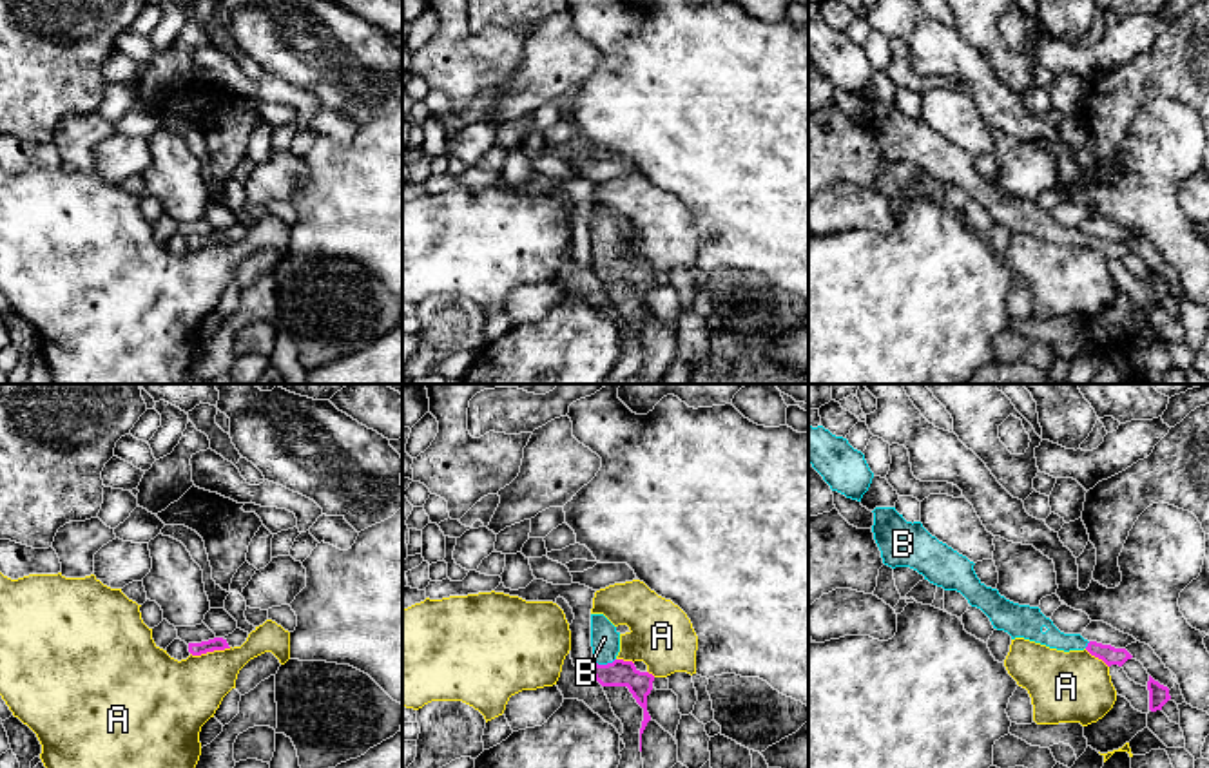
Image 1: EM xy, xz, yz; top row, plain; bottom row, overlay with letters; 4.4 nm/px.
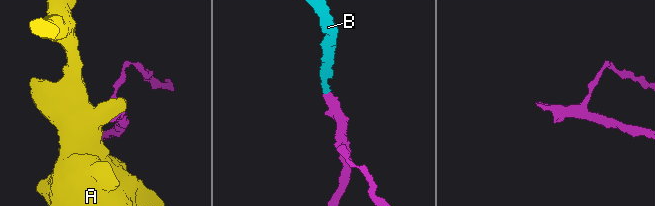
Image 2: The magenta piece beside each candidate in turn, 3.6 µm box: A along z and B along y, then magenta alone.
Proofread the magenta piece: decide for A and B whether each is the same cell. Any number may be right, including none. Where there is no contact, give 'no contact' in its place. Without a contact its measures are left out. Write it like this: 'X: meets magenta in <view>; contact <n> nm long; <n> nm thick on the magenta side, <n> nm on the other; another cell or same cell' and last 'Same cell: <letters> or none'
A: meets magenta in xy; contact 190 nm long; 60 nm thick on the magenta side, 320 nm on the other; another cell
B: meets magenta in xz; contact 100 nm long; 120 nm thick on the magenta side, 130 nm on the other; same cell
Same cell: B

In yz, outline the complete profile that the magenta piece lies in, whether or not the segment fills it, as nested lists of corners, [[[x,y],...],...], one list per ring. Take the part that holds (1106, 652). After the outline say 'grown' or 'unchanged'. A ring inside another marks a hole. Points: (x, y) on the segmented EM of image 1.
[[[875,507],[872,513],[872,533],[885,565],[910,567],[937,587],[961,592],[972,607],[990,618],[993,629],[1008,632],[1011,639],[1024,638],[1064,652],[1086,648],[1107,667],[1122,667],[1133,658],[1126,648],[1088,641],[1080,634],[1064,634],[1039,607],[1006,600],[977,578],[973,562],[932,536],[921,522],[906,522],[895,507]]]; grown

